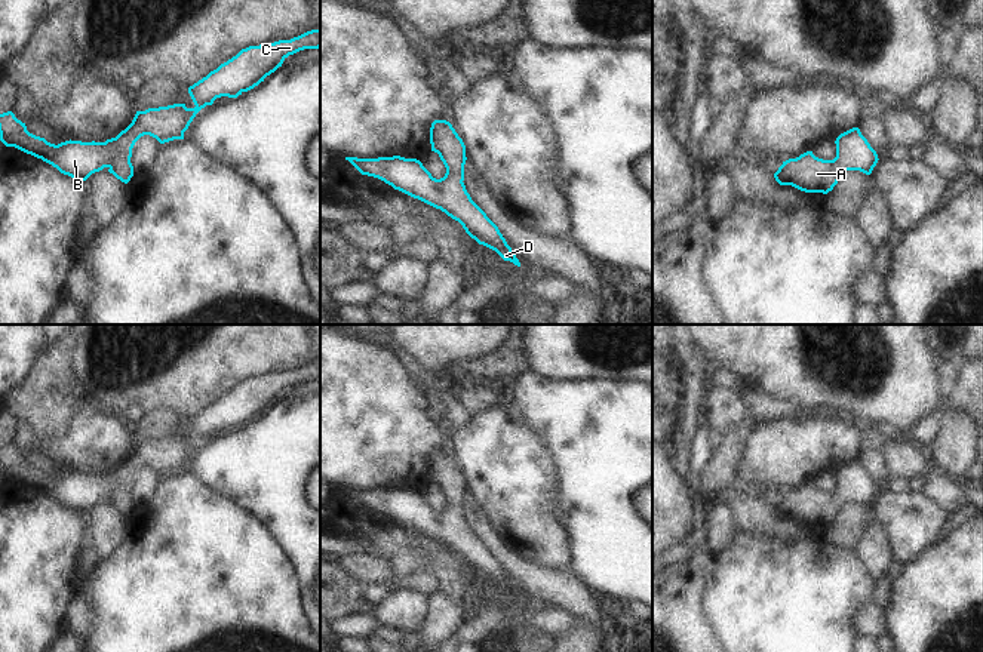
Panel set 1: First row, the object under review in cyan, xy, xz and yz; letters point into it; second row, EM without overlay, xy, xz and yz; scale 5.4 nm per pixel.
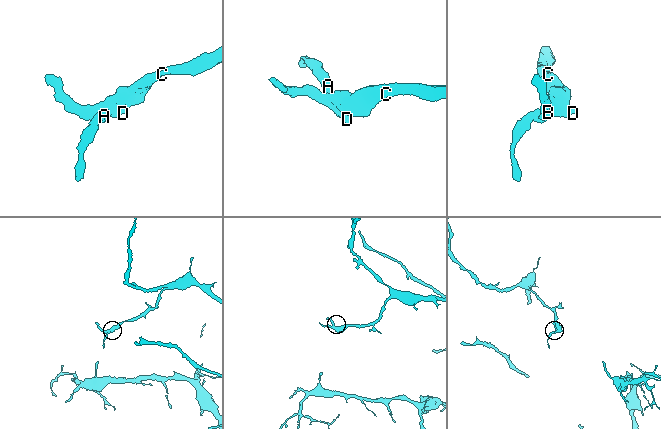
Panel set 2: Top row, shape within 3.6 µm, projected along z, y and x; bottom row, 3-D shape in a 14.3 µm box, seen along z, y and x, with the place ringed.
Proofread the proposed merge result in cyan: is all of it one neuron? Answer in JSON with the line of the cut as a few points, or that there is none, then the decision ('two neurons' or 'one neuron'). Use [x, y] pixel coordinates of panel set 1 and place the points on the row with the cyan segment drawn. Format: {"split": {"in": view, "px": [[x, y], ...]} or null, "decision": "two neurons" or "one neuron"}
{"split": null, "decision": "one neuron"}

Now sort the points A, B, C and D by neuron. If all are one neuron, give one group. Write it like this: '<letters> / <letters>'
A B C D

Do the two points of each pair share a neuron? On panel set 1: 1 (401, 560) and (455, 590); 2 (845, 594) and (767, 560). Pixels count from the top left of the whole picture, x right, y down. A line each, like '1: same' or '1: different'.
1: same
2: same

